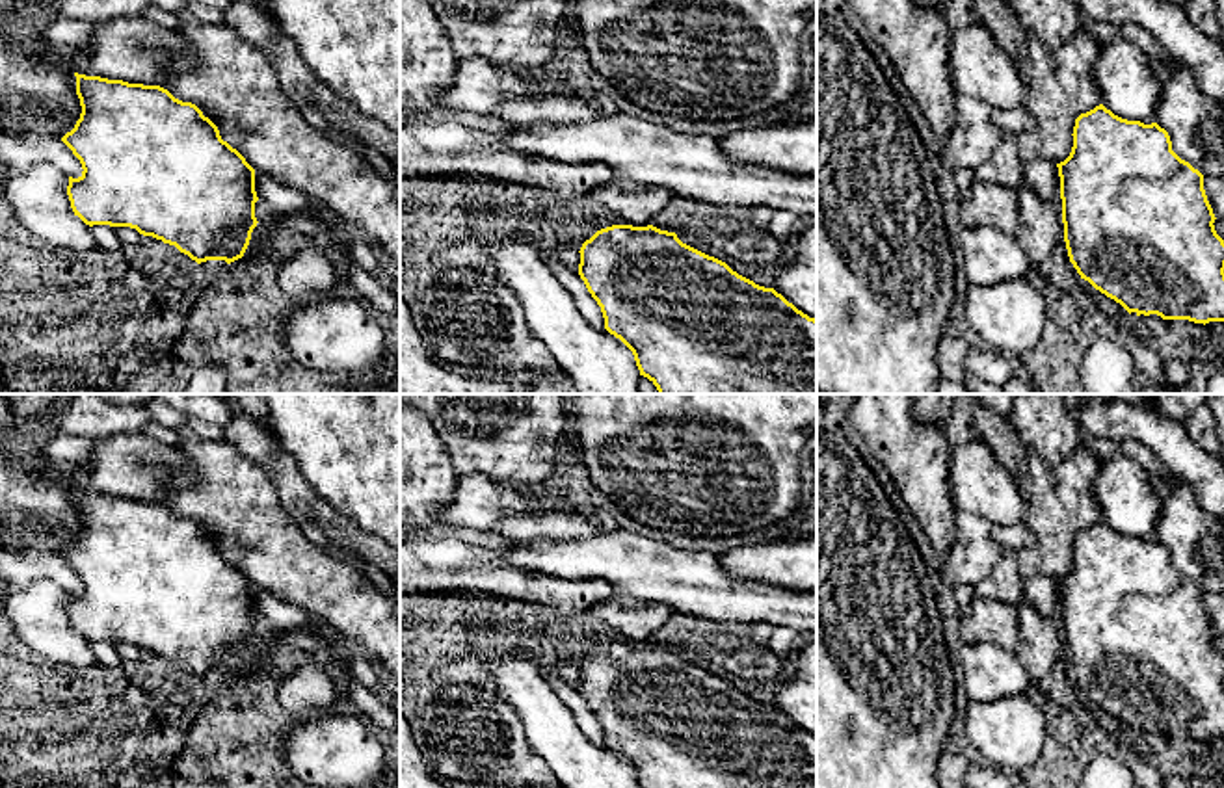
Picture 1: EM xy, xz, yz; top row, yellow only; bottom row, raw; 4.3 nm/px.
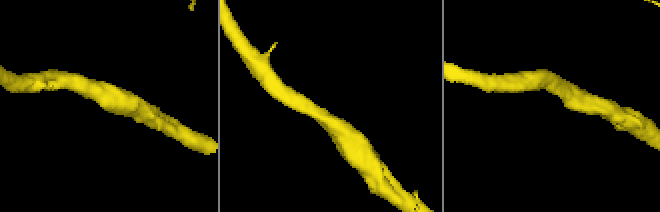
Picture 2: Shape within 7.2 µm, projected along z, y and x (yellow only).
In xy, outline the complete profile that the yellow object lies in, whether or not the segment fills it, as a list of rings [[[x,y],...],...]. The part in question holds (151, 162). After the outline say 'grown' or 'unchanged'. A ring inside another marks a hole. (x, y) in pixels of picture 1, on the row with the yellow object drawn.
[[[76,76],[76,95],[82,113],[74,128],[61,141],[82,164],[78,178],[69,177],[67,195],[74,216],[86,225],[130,227],[175,245],[197,264],[244,256],[251,232],[257,227],[255,169],[246,158],[221,139],[218,126],[192,104],[175,98],[160,85],[128,84],[100,76]]] | unchanged

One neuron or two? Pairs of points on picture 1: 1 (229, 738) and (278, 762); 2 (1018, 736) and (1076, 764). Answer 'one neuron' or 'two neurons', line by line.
1: one neuron
2: two neurons

